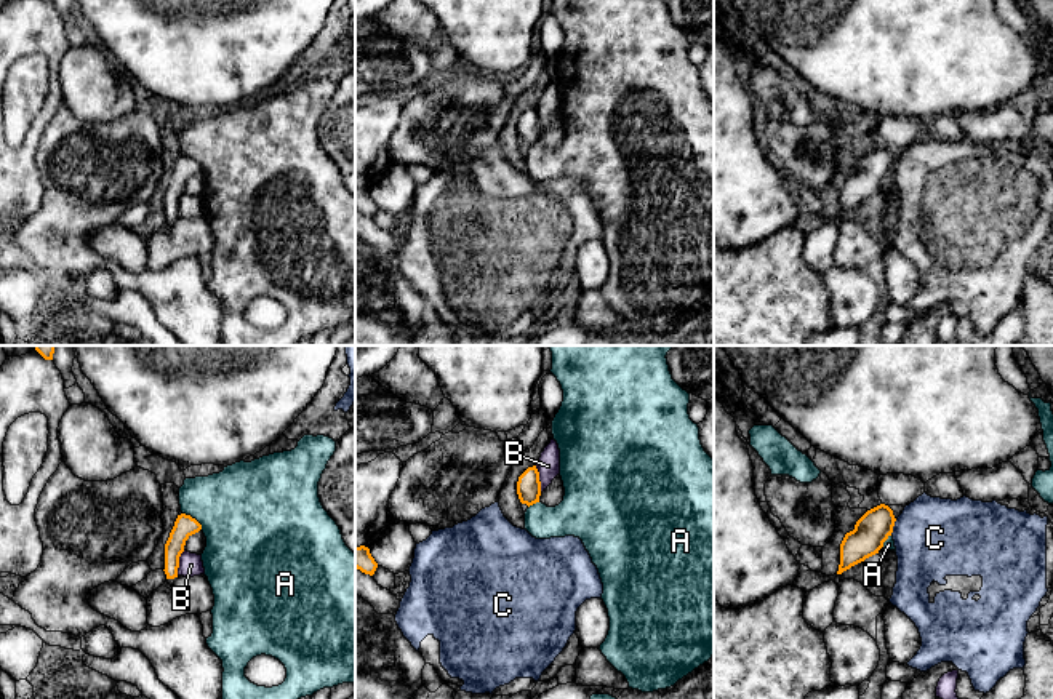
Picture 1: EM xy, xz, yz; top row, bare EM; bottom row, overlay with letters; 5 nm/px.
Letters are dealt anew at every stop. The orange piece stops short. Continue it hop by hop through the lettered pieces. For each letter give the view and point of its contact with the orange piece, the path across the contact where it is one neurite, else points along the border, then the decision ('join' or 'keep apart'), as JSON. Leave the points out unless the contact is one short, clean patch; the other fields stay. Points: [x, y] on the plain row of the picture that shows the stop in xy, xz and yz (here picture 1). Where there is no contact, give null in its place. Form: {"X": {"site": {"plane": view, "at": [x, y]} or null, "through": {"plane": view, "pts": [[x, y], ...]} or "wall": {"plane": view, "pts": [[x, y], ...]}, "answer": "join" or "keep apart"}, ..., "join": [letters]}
{"A": {"site": {"plane": "xy", "at": [194, 160]}, "answer": "keep apart"}, "B": {"site": {"plane": "xz", "at": [538, 120]}, "wall": {"plane": "xz", "pts": [[535, 107], [541, 133]]}, "answer": "keep apart"}, "C": {"site": {"plane": "yz", "at": [892, 170]}, "wall": {"plane": "yz", "pts": [[896, 162], [890, 176]]}, "answer": "keep apart"}, "join": []}

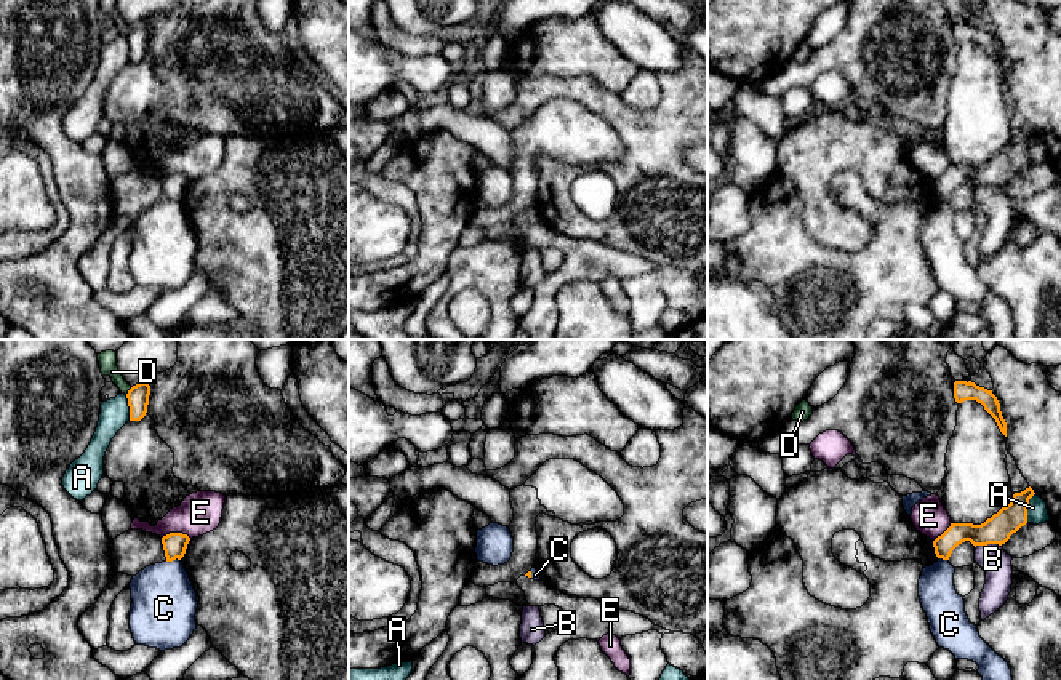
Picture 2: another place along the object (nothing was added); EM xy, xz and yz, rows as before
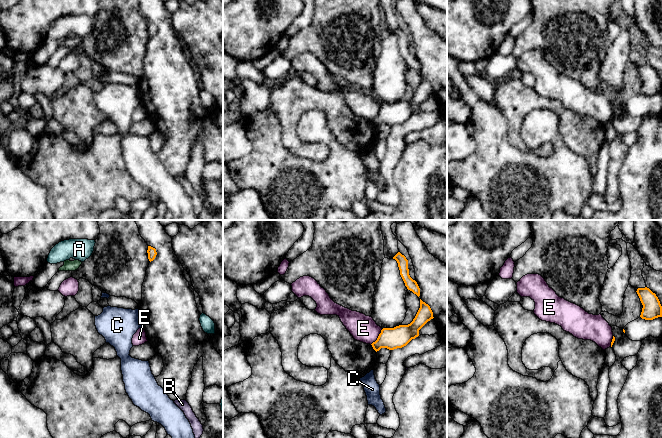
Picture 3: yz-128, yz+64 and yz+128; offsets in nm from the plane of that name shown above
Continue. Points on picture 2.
{"A": {"site": {"plane": "yz", "at": [1026, 149]}, "answer": "keep apart"}, "B": {"site": {"plane": "yz", "at": [988, 184]}, "answer": "keep apart"}, "C": {"site": {"plane": "xy", "at": [173, 200]}, "wall": {"plane": "xy", "pts": [[180, 200], [167, 204]]}, "answer": "keep apart"}, "D": {"site": {"plane": "xy", "at": [128, 32]}, "wall": {"plane": "xy", "pts": [[132, 29], [125, 36]]}, "answer": "keep apart"}, "E": {"site": {"plane": "xy", "at": [176, 175]}, "wall": {"plane": "xy", "pts": [[162, 178], [186, 175], [191, 180]]}, "answer": "keep apart"}, "join": []}

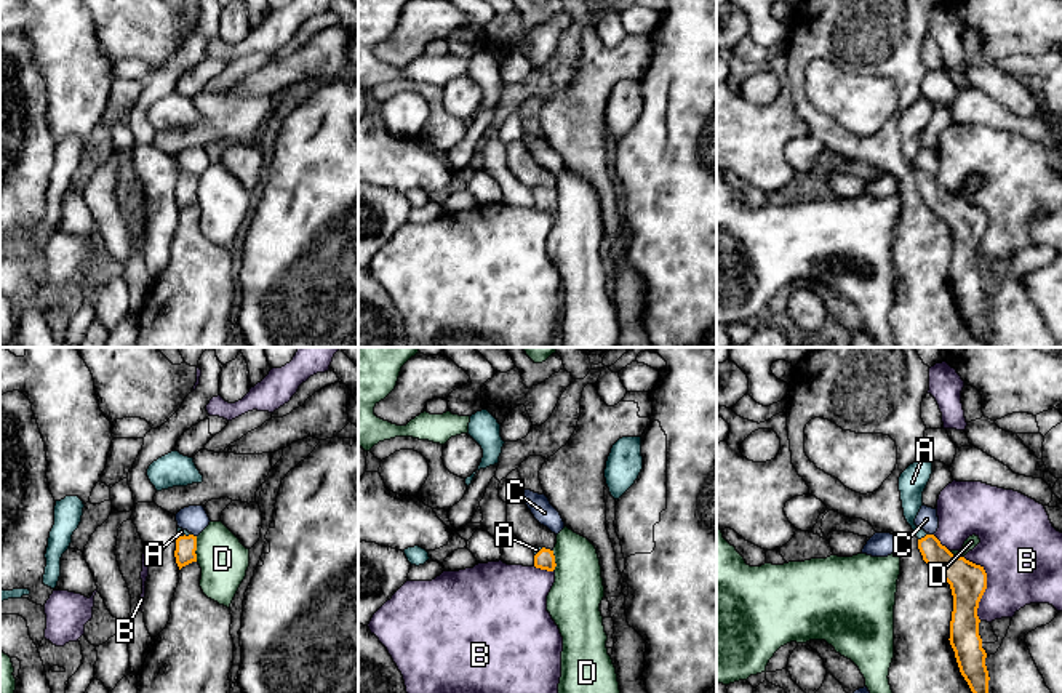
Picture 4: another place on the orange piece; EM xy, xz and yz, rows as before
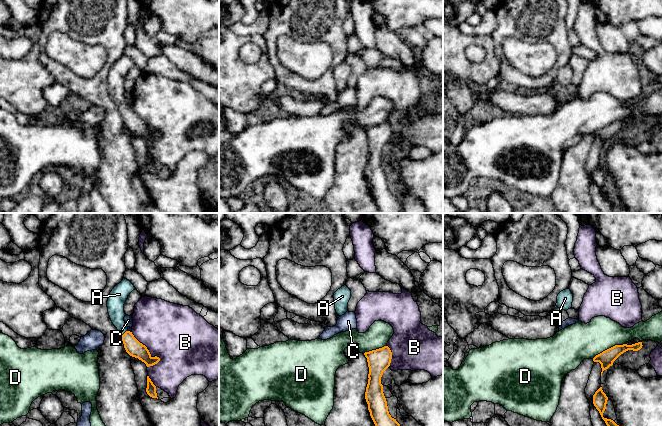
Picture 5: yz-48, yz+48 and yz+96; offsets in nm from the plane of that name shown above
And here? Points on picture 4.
{"A": {"site": {"plane": "yz", "at": [925, 178]}, "through": {"plane": "yz", "pts": [[958, 213], [925, 178], [912, 165], [912, 130]]}, "answer": "join"}, "B": {"site": {"plane": "yz", "at": [986, 226]}, "answer": "keep apart"}, "C": {"site": {"plane": "xy", "at": [192, 176]}, "answer": "keep apart"}, "D": {"site": {"plane": "xy", "at": [195, 191]}, "answer": "keep apart"}, "join": ["A"]}

